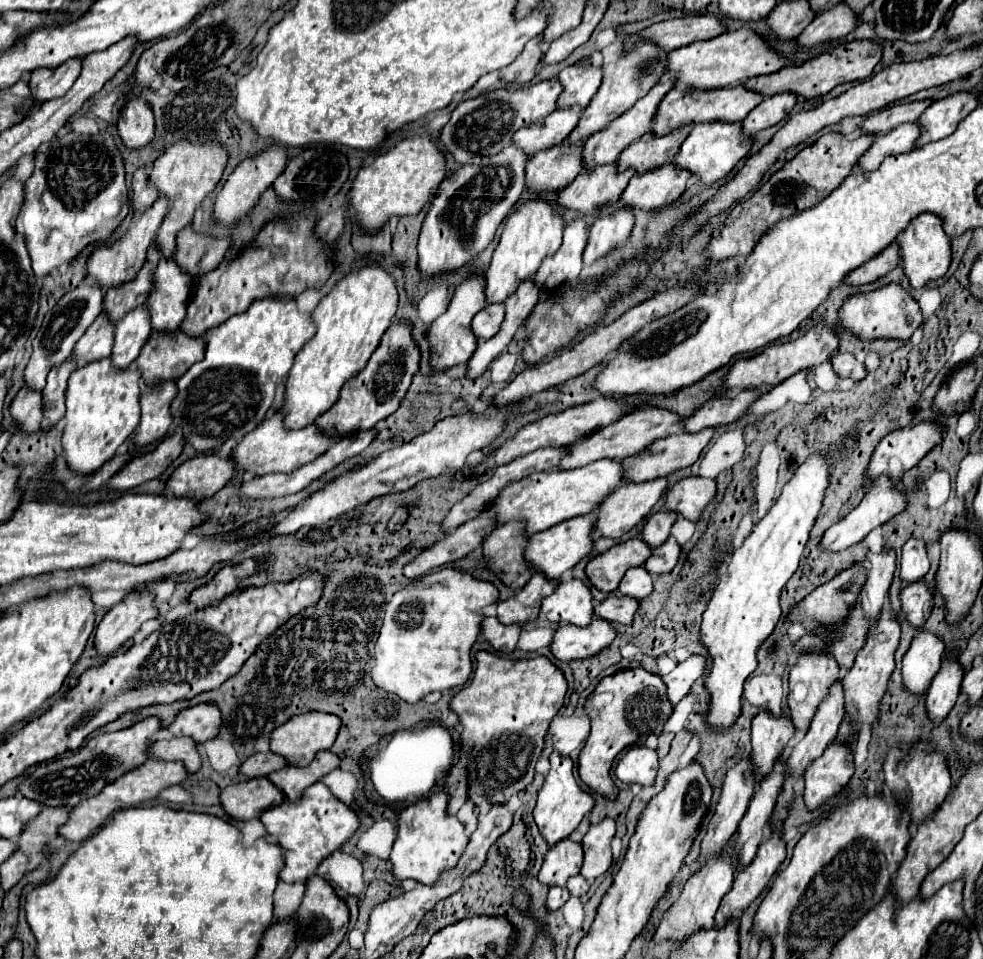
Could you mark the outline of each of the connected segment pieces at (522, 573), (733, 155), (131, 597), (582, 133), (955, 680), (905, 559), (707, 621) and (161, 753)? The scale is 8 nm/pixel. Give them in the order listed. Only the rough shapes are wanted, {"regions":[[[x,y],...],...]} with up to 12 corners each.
{"regions":[[[524,521],[498,525],[484,539],[484,557],[520,591],[532,577],[524,557]],[[694,125],[674,165],[714,185],[748,155],[740,125]],[[148,589],[128,593],[102,617],[96,659],[114,655],[158,615]],[[618,35],[604,55],[602,85],[574,145],[606,129],[660,79],[662,51]],[[944,657],[926,691],[926,711],[940,725],[954,707],[962,677],[956,657]],[[910,539],[902,547],[902,583],[920,581],[930,569],[926,545]],[[854,425],[816,451],[734,549],[702,619],[708,723],[740,715]],[[167,728],[152,737],[151,758],[184,761],[190,773],[202,767],[192,737],[171,737]]]}

